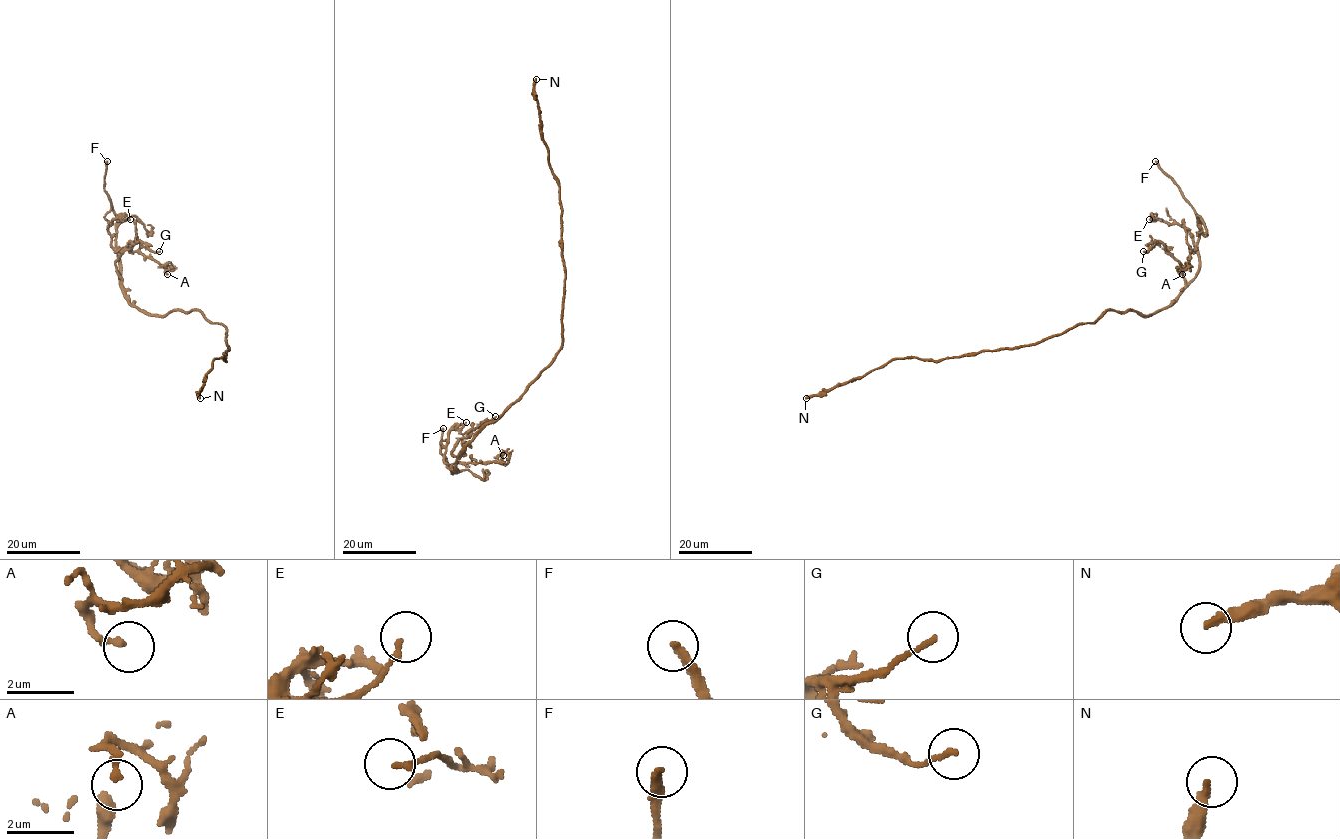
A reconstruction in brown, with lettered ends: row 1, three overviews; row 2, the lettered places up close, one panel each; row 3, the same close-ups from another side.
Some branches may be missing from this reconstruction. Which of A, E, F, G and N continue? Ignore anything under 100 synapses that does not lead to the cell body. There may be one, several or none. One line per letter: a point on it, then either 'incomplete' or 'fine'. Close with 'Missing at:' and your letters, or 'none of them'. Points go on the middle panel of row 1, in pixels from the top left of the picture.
A: at (503, 455); fine
E: at (466, 422); fine
F: at (443, 428); incomplete
G: at (495, 416); fine
N: at (536, 79); incomplete
Missing at: F, N

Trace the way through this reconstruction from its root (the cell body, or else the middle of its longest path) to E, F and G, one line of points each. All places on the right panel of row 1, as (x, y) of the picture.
E: (1082, 322), (1094, 322), (1112, 309), (1152, 315), (1167, 307), (1195, 276), (1199, 253), (1189, 231), (1149, 219)
F: (1082, 322), (1094, 322), (1112, 309), (1152, 315), (1167, 307), (1199, 269), (1200, 218), (1155, 161)
G: (1082, 322), (1112, 309), (1152, 315), (1175, 299), (1185, 285), (1181, 265), (1161, 242), (1143, 251)

